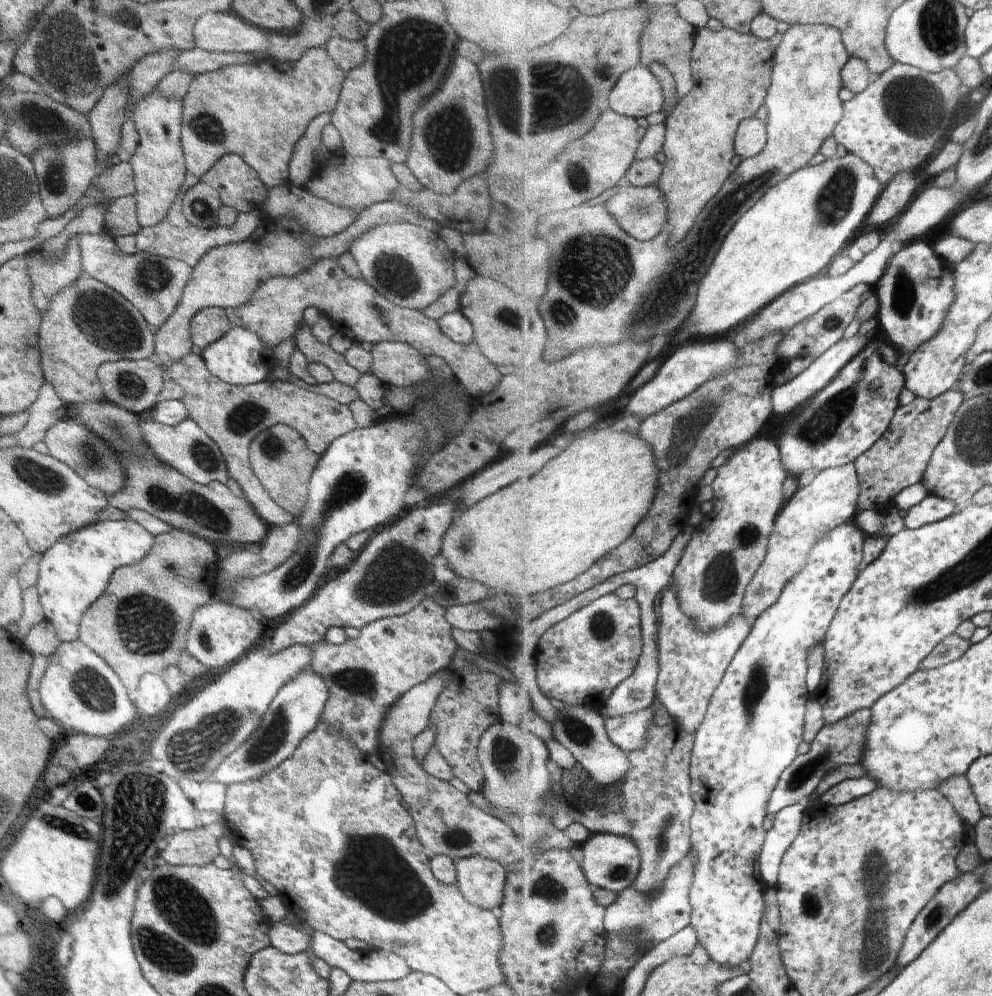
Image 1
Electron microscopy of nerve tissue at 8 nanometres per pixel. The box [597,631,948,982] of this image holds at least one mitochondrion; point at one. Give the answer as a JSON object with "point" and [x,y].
{"point":[875,946]}

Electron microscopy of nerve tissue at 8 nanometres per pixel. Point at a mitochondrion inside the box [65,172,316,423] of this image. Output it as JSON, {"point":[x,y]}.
{"point":[107,323]}

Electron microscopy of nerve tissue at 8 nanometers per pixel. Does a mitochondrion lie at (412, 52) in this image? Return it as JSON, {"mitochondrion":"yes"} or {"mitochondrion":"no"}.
{"mitochondrion":"yes"}

